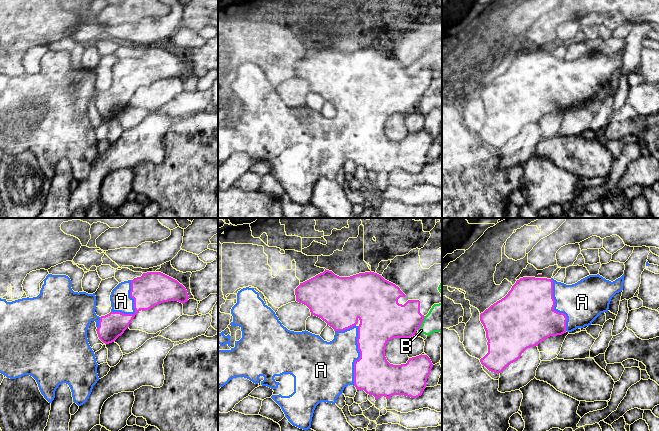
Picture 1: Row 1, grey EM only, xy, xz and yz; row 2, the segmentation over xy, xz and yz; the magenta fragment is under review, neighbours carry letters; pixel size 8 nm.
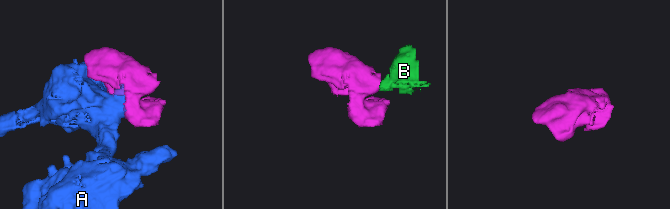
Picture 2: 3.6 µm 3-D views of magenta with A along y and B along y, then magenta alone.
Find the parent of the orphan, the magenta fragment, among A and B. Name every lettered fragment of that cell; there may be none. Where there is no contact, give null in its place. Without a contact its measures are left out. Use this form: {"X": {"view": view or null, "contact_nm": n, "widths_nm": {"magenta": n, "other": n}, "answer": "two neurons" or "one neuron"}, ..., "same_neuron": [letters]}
{"A": {"view": "xz", "contact_nm": 480, "widths_nm": {"magenta": 300, "other": 360}, "answer": "one neuron"}, "B": {"view": "xz", "contact_nm": 130, "widths_nm": {"magenta": 300, "other": 220}, "answer": "two neurons"}, "same_neuron": ["A"]}

